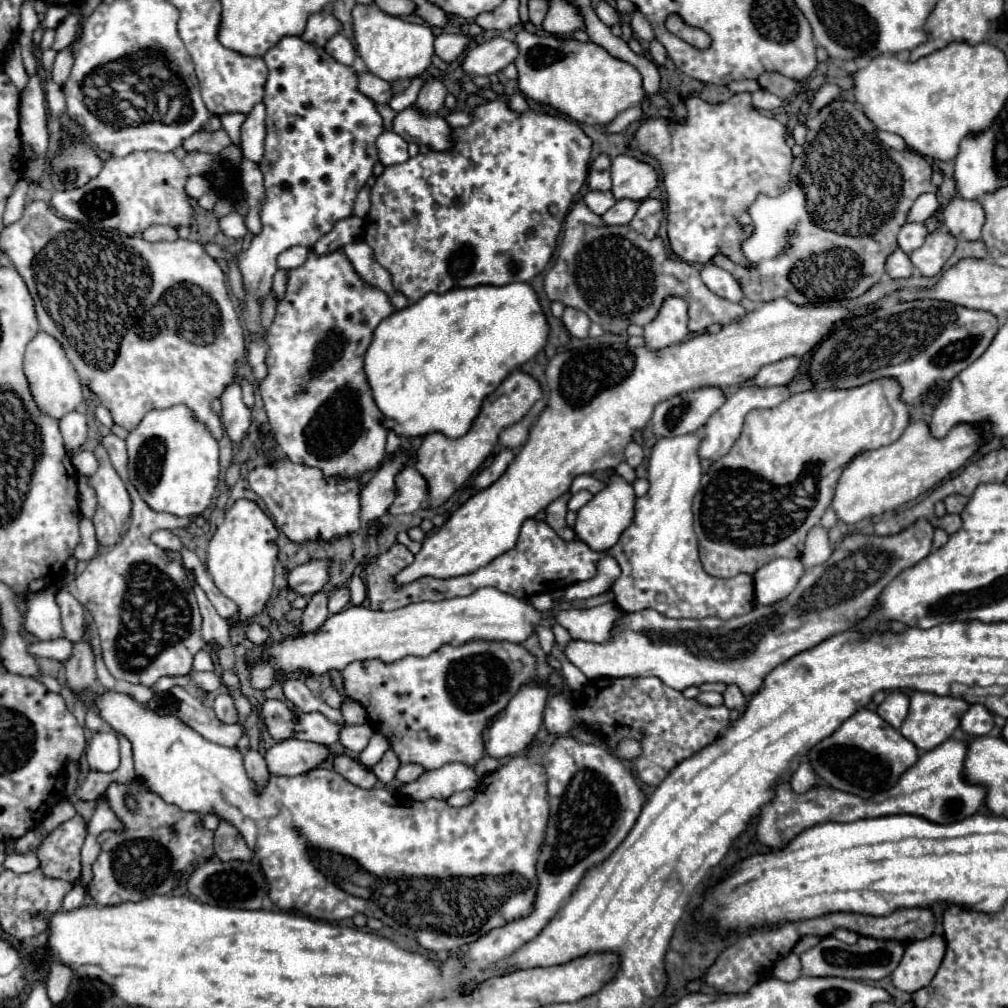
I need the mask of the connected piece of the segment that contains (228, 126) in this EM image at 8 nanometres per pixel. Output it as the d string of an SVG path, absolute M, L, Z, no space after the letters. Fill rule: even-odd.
M223 114L223 116L221 116L223 128L225 128L225 132L229 134L231 142L233 142L237 148L239 148L239 128L241 128L243 120L245 120L245 114Z

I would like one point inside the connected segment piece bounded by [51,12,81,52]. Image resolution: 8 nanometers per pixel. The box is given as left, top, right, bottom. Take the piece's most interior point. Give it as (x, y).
(66, 30)

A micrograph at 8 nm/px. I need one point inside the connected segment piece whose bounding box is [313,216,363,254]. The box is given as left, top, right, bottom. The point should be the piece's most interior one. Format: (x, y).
(346, 230)

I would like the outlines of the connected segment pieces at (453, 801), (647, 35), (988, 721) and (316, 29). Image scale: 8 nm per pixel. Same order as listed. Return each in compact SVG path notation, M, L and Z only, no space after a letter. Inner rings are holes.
M463 790L463 792L453 794L451 798L447 798L447 802L451 806L467 806L467 804L473 802L473 798L475 798L475 790Z
M635 10L633 16L631 16L631 28L633 28L633 32L635 32L635 36L637 36L639 40L651 42L651 40L655 38L651 24L647 22L647 18L643 18L643 14L639 14L639 10Z
M971 704L969 710L961 716L959 728L967 736L983 736L989 734L993 728L993 716L985 706Z
M323 8L321 12L311 14L307 20L307 28L303 32L303 40L315 42L317 46L325 46L327 38L331 38L335 32L341 32L343 26L341 22L333 16L331 8Z

